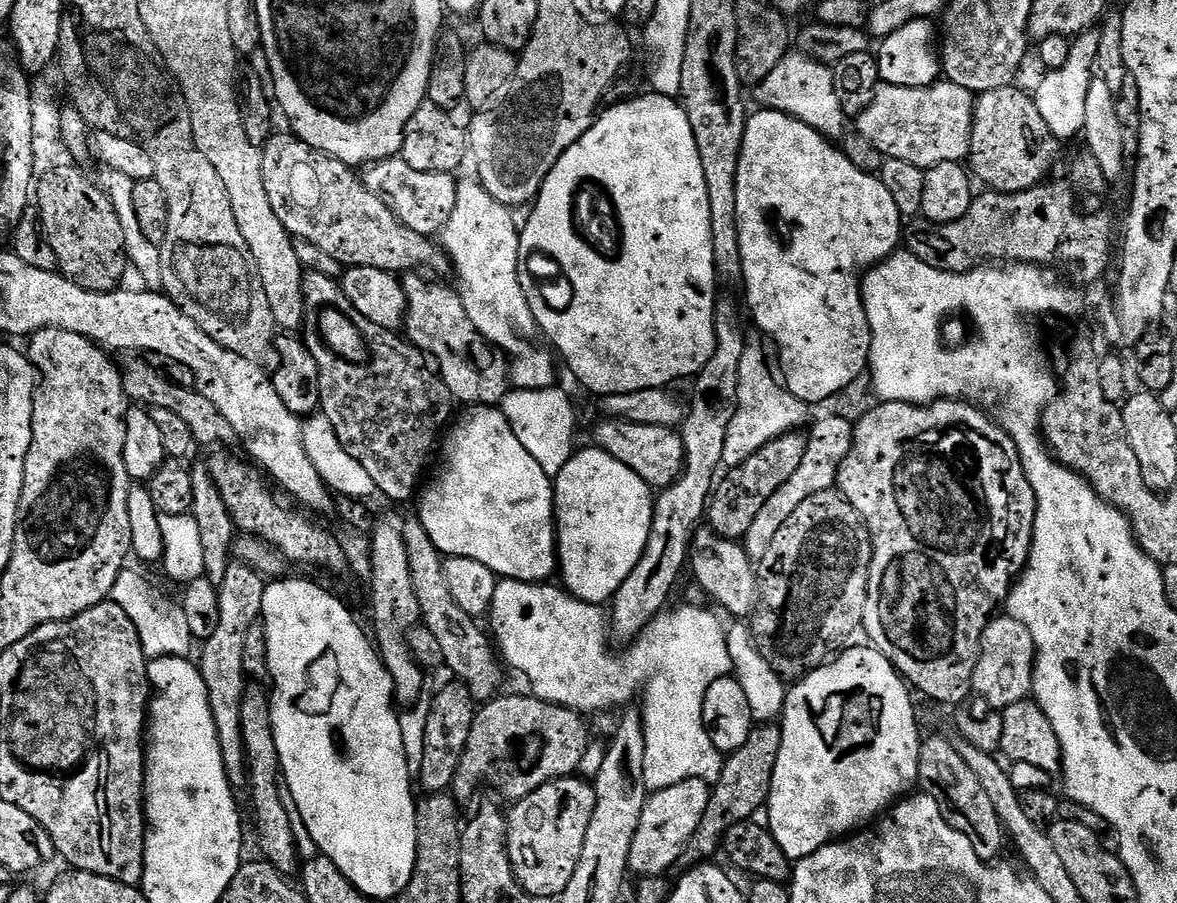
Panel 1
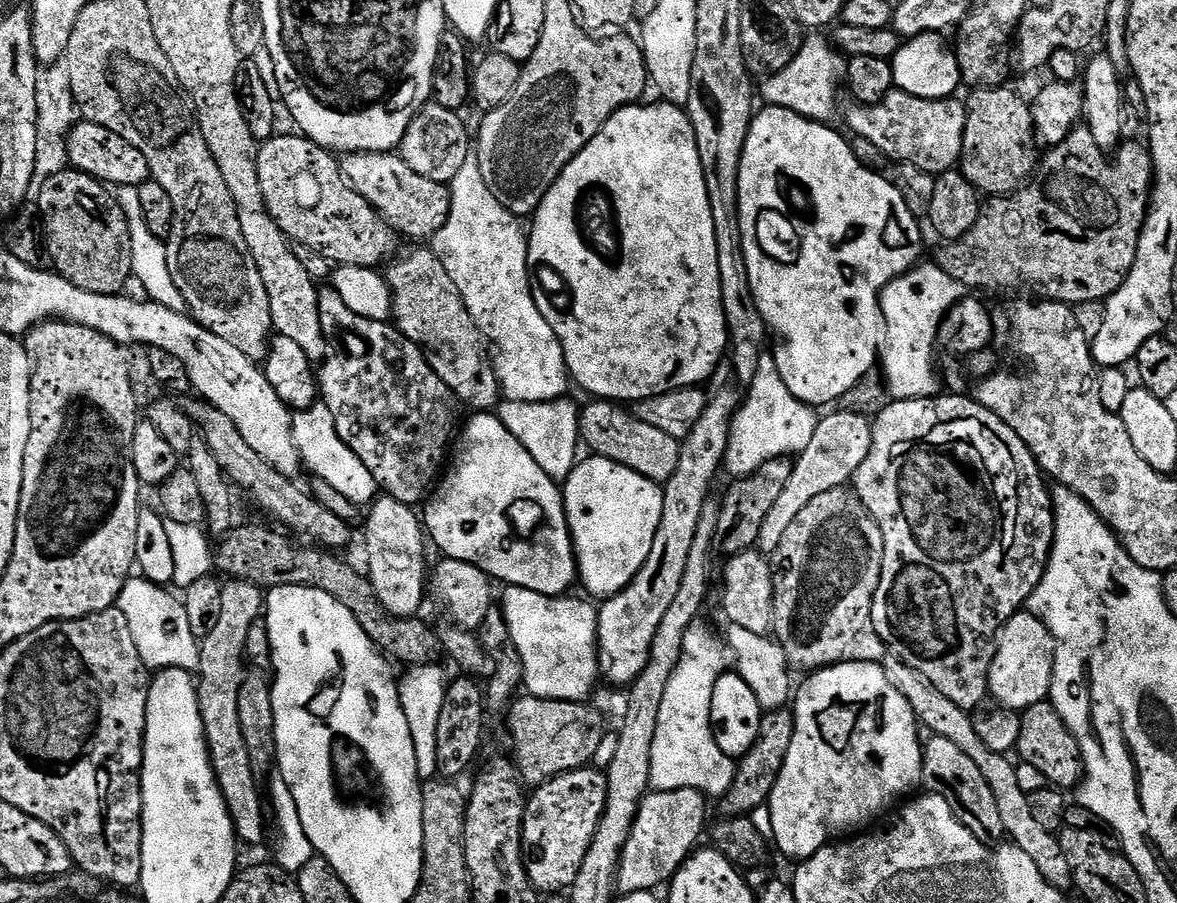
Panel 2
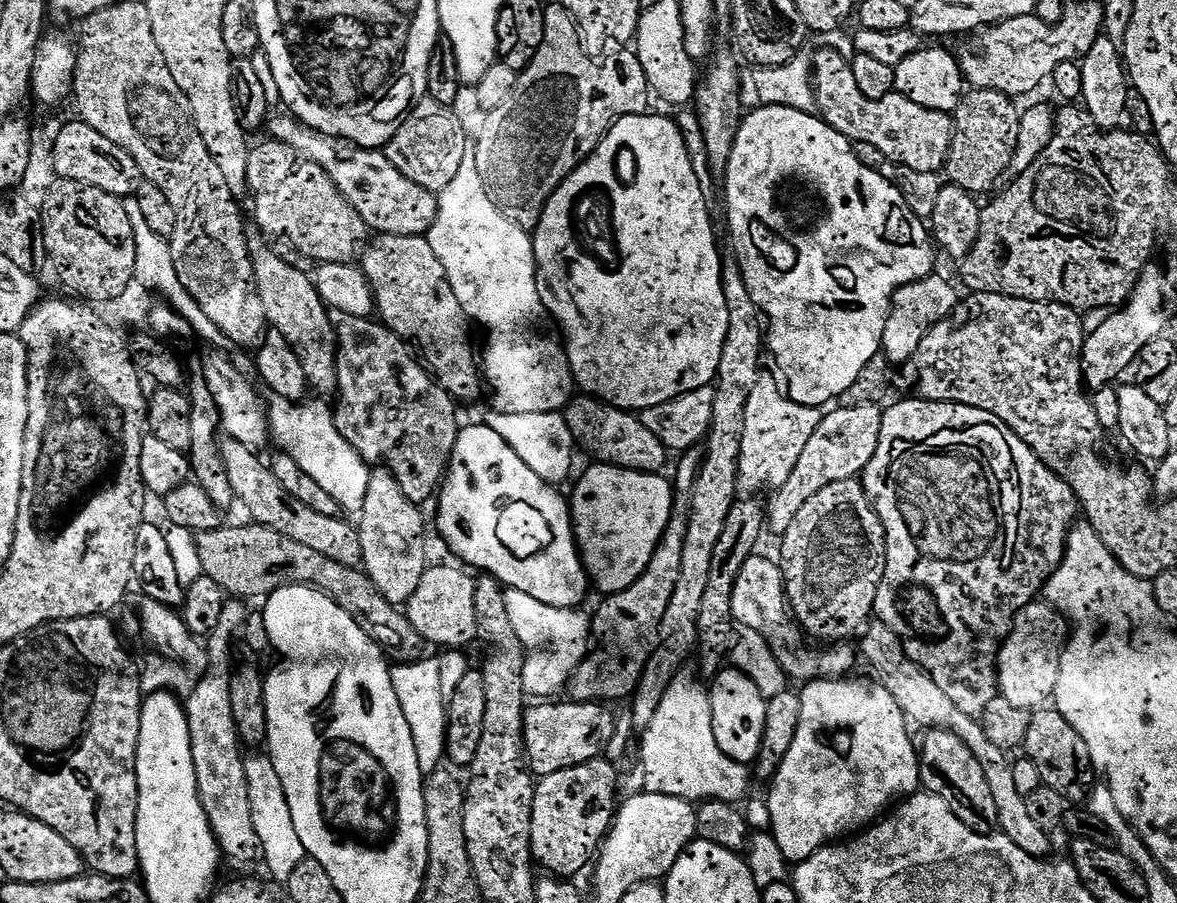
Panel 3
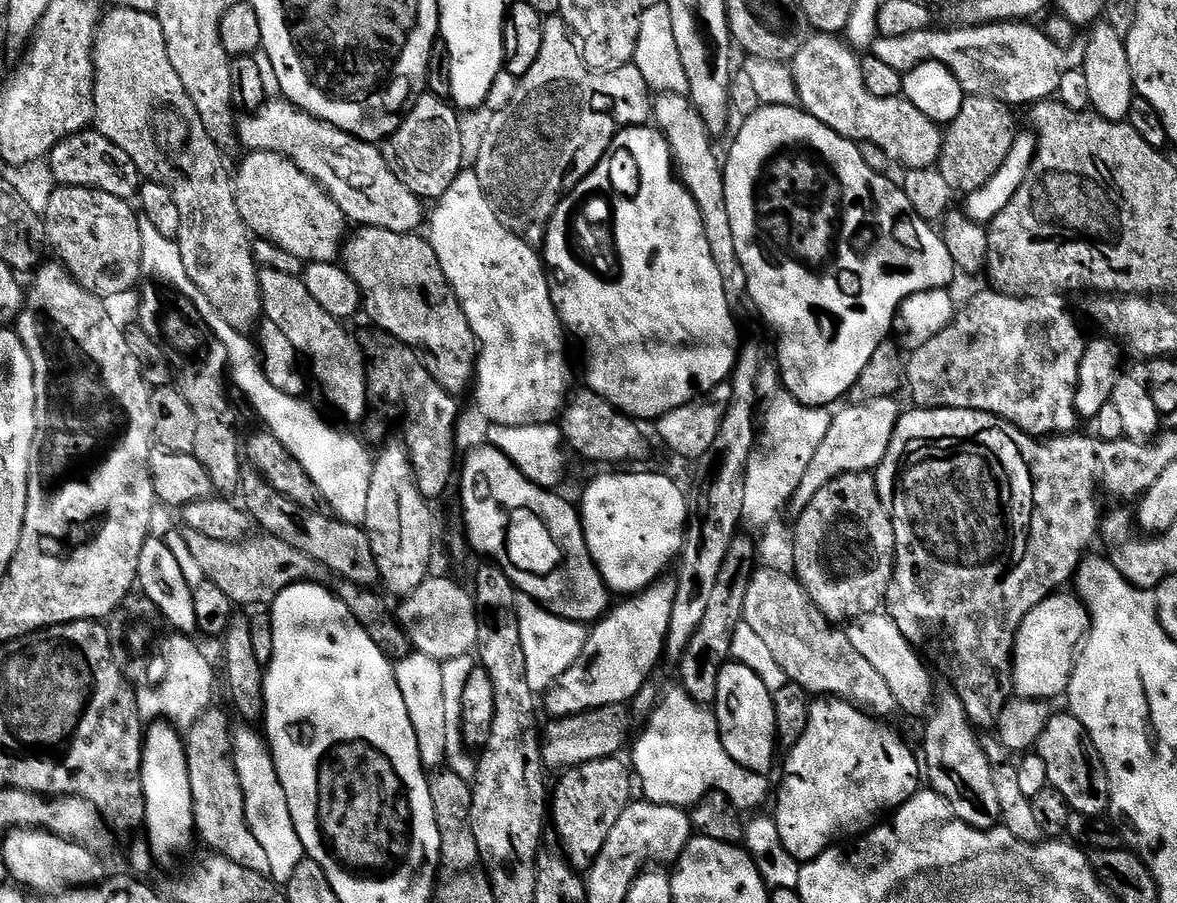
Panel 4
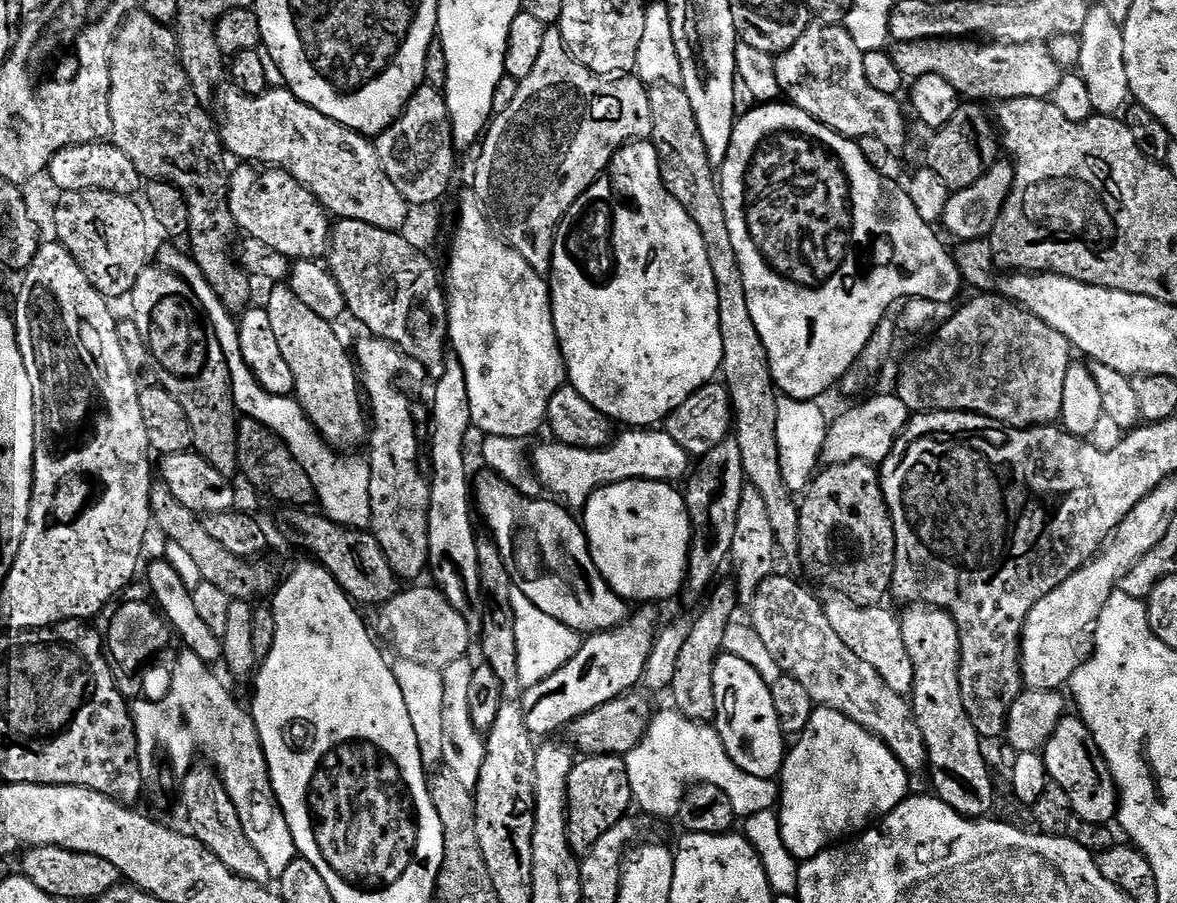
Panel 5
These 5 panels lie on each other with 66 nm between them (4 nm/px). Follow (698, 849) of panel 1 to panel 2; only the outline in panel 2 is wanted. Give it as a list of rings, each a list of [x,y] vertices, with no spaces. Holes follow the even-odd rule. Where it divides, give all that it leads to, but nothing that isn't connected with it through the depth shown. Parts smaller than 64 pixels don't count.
[[[787,707],[775,708],[761,715],[758,722],[758,736],[754,738],[754,744],[750,746],[750,750],[746,750],[744,756],[739,757],[734,782],[730,782],[726,794],[719,797],[721,817],[748,816],[755,808],[763,809],[767,805],[770,794],[778,782],[778,774],[782,774],[782,766],[786,762],[793,734],[792,713]]]

